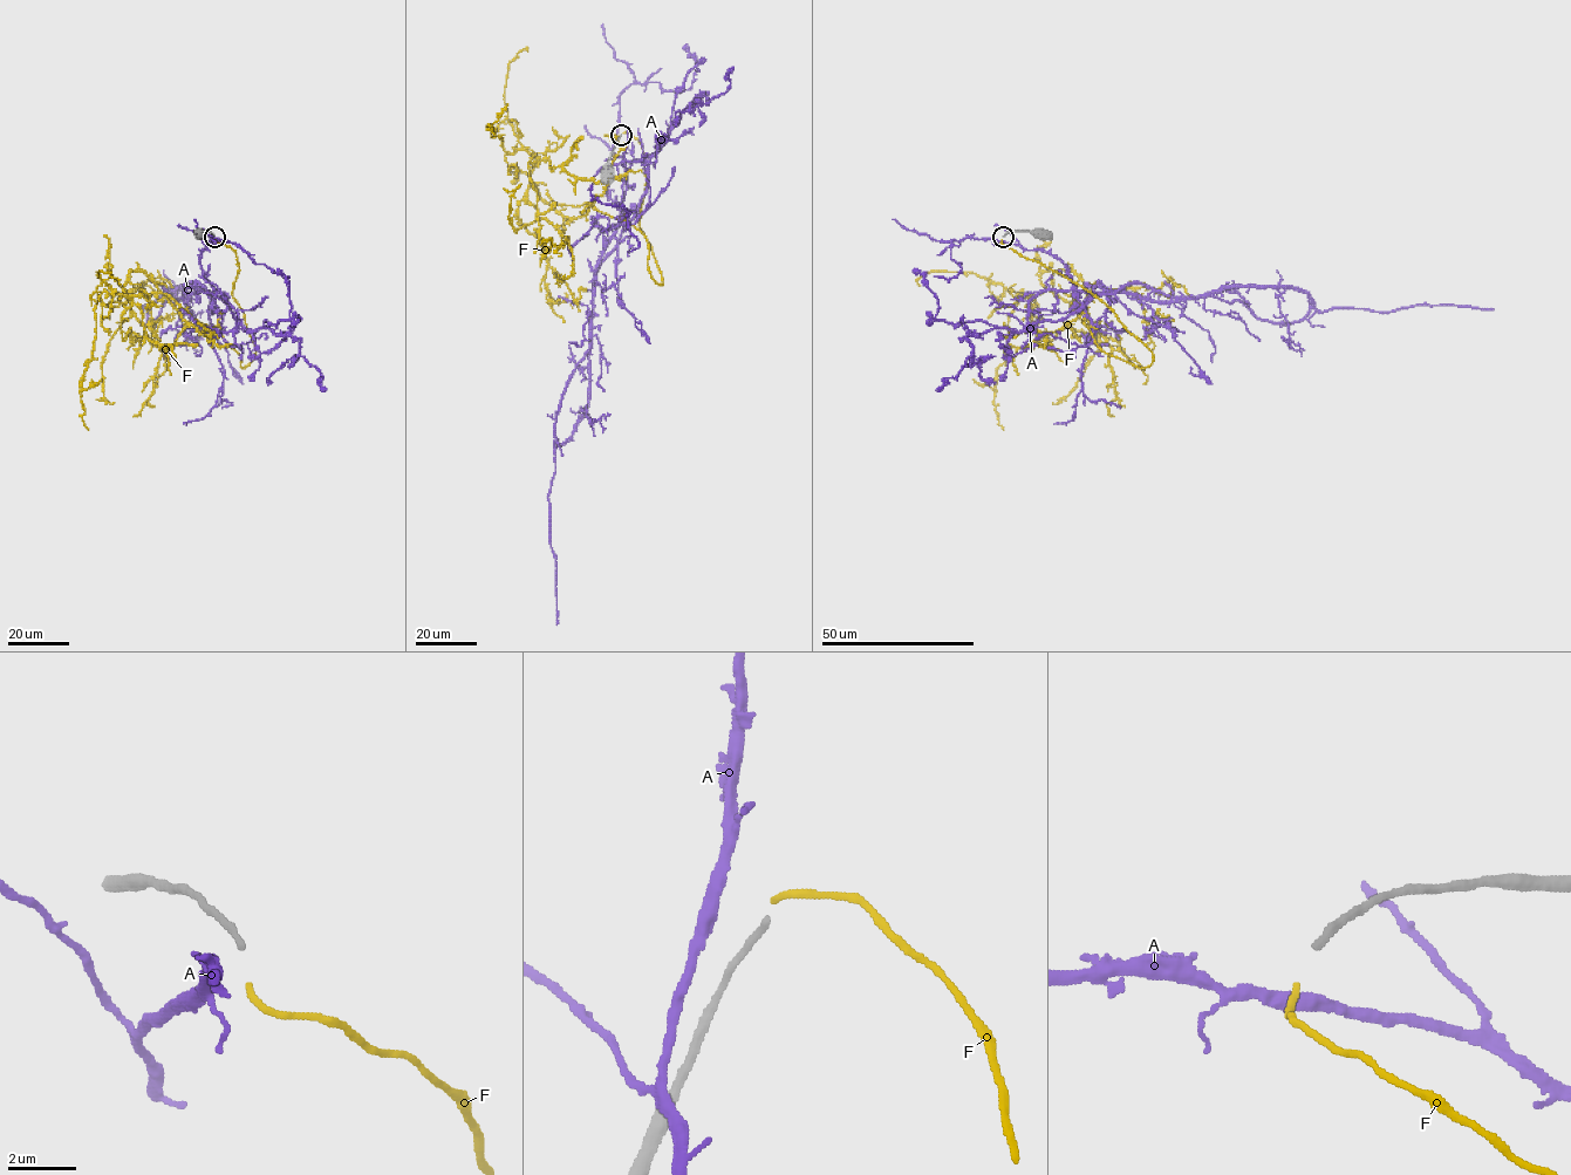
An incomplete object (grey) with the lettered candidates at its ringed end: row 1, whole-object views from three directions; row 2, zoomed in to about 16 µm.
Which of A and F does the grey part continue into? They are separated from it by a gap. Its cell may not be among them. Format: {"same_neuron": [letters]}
{"same_neuron": ["F"]}

